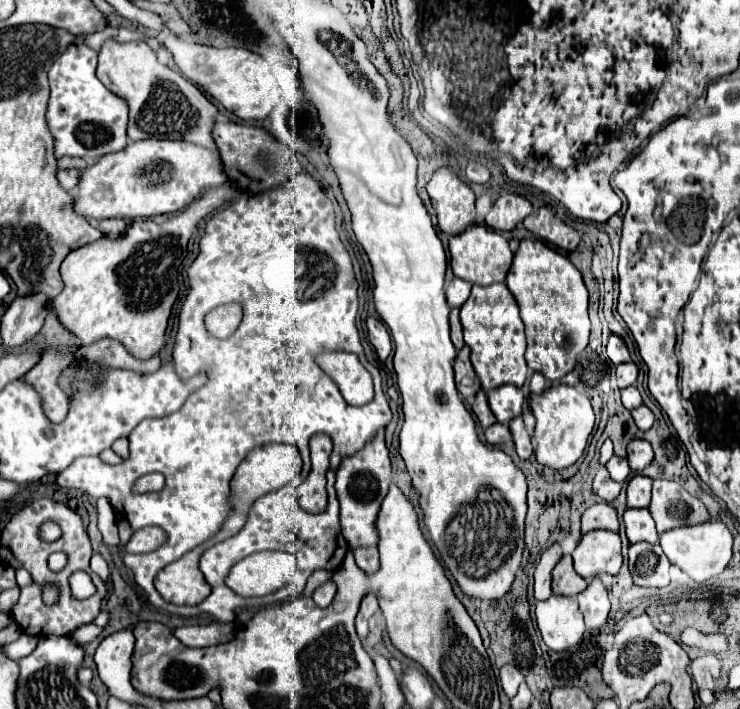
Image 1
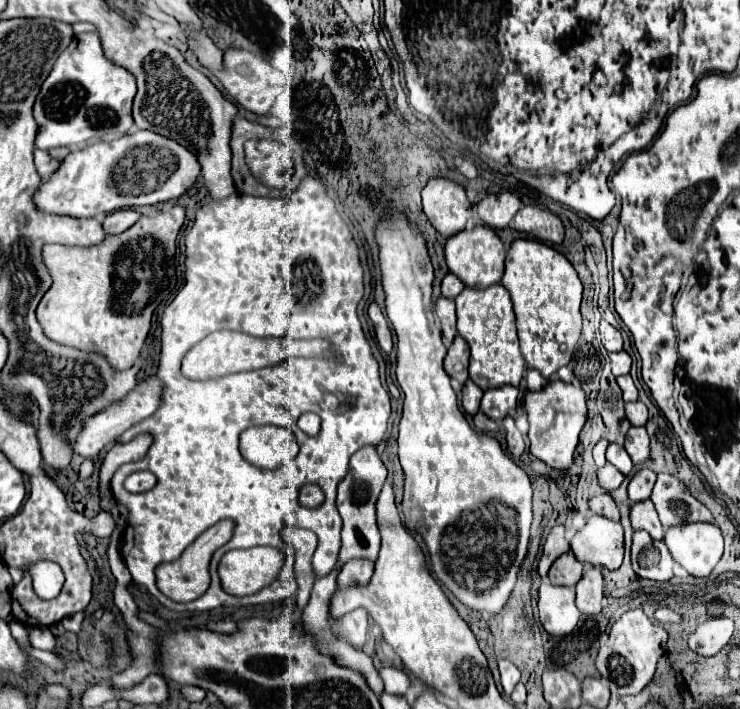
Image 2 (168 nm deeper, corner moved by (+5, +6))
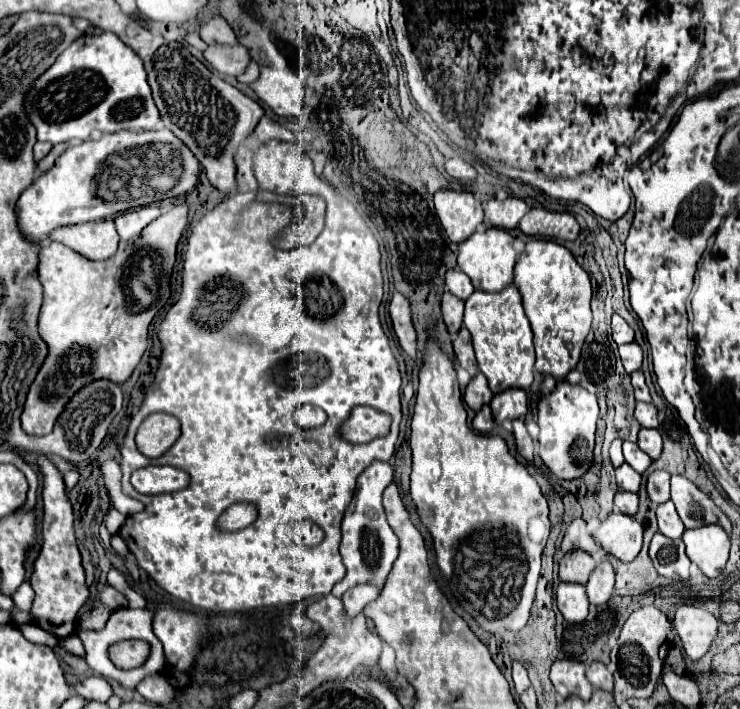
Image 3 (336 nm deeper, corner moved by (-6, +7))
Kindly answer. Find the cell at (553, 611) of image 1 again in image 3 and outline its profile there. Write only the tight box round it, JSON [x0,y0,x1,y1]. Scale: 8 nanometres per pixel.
[556,582,590,622]

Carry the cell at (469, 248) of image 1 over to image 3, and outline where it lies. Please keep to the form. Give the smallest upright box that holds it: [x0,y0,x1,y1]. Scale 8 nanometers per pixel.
[458,228,518,292]

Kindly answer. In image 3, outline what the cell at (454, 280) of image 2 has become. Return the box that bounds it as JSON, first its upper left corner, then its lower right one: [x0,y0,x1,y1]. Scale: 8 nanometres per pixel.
[444,268,474,300]

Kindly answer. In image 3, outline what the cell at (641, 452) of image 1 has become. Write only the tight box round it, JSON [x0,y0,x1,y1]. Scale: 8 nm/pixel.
[638,428,662,460]

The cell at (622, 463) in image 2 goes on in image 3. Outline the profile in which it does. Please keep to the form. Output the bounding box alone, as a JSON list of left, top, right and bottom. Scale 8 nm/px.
[624,442,652,474]

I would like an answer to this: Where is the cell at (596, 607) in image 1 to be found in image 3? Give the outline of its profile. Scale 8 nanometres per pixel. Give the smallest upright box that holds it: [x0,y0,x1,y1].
[586,560,614,604]

